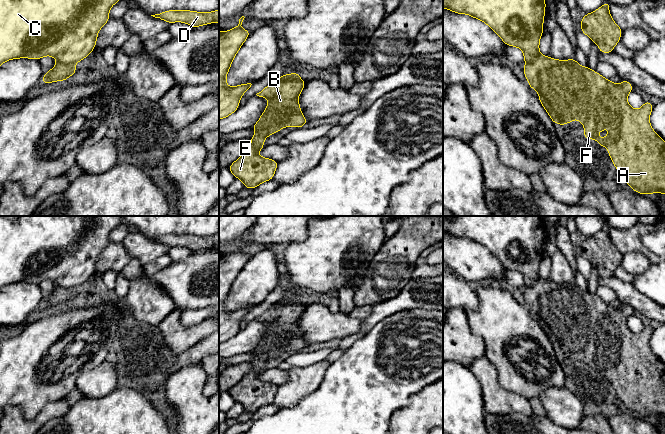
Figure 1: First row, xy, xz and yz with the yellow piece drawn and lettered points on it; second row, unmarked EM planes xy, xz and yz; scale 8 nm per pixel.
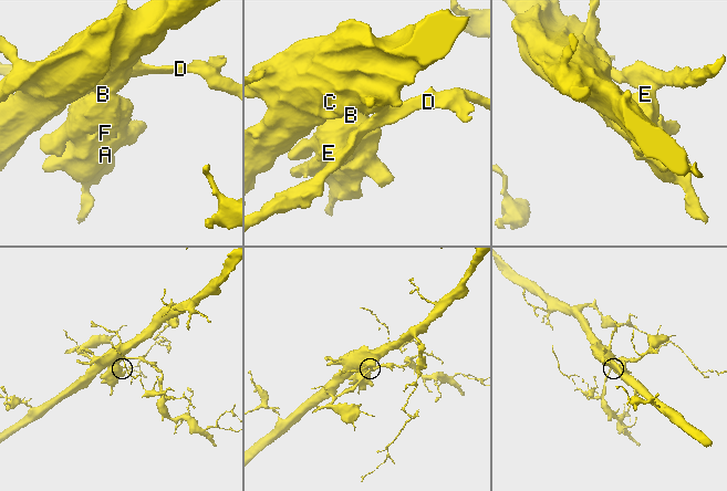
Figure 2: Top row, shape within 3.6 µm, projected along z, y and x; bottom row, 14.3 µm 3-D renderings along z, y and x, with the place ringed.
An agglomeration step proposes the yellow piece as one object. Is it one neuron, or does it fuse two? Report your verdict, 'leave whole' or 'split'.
split

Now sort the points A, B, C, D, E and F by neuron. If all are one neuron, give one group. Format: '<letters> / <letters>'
A B D E F / C

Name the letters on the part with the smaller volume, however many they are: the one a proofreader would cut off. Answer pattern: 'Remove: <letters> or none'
Remove: A, B, D, E, F

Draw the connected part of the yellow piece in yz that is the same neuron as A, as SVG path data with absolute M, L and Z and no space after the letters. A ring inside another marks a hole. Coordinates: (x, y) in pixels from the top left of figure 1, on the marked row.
M539 54L531 63L525 63L524 75L529 87L539 93L540 103L553 123L559 123L563 127L565 123L578 119L584 125L584 138L595 139L601 147L608 148L608 155L611 157L620 179L624 180L635 192L642 195L665 194L665 141L652 129L649 121L653 104L645 101L640 109L633 109L629 105L627 96L633 90L631 83L622 79L622 83L617 85L598 72L592 71L588 66L580 66L574 58L558 60L543 54ZM609 126L612 129L605 139L597 135L598 131L603 131Z

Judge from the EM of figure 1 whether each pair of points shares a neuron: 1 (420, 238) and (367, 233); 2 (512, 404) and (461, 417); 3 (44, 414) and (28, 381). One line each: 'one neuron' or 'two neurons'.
1: two neurons
2: two neurons
3: two neurons

